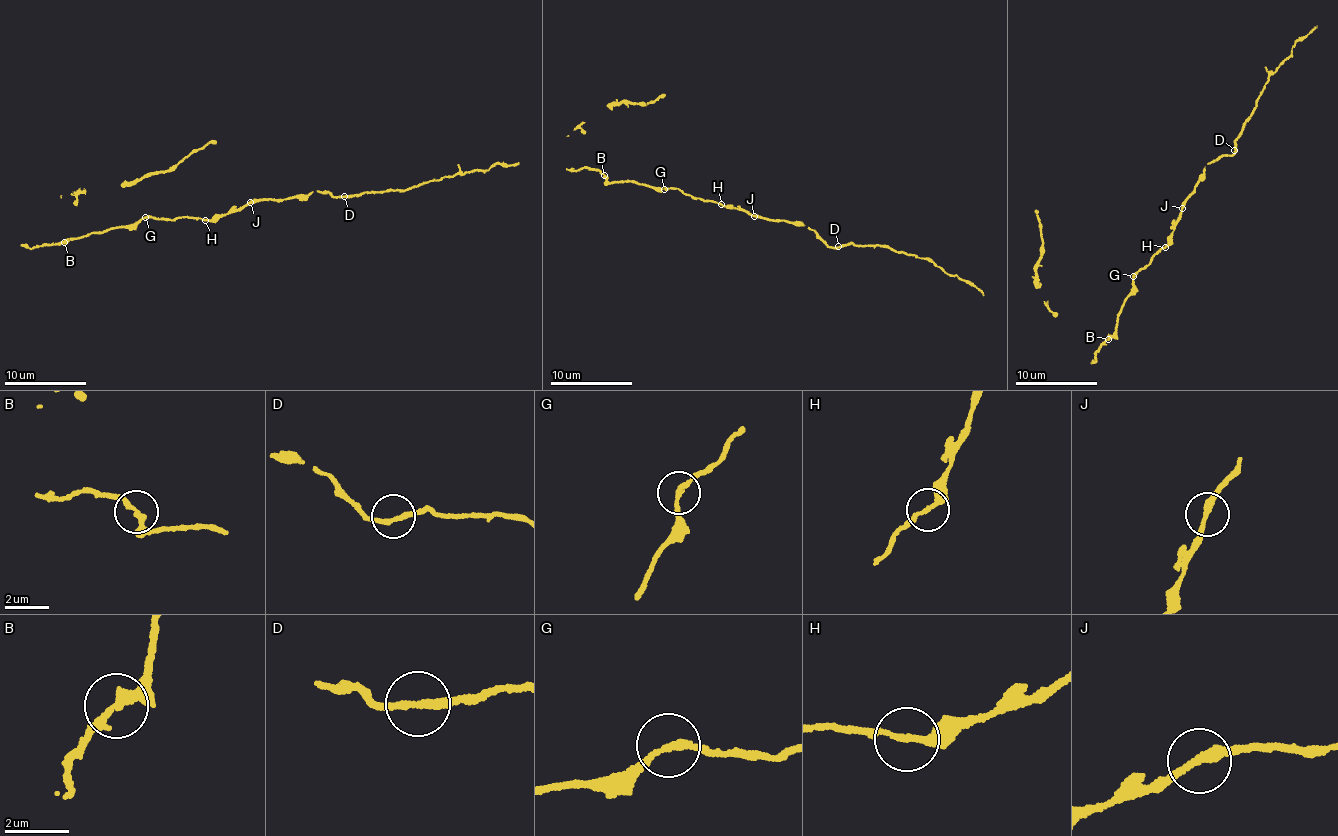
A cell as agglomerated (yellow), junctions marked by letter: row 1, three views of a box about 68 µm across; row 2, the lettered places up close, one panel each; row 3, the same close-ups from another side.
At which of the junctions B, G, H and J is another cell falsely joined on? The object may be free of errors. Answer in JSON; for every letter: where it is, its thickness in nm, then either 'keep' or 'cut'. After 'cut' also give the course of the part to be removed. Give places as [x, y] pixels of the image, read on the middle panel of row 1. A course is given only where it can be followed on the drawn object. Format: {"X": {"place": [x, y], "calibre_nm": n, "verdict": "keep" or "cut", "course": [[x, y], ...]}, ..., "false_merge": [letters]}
{"B": {"place": [604, 175], "calibre_nm": 280, "verdict": "keep"}, "G": {"place": [664, 189], "calibre_nm": 200, "verdict": "keep"}, "H": {"place": [721, 204], "calibre_nm": 150, "verdict": "keep"}, "J": {"place": [754, 216], "calibre_nm": 240, "verdict": "keep"}, "false_merge": []}

